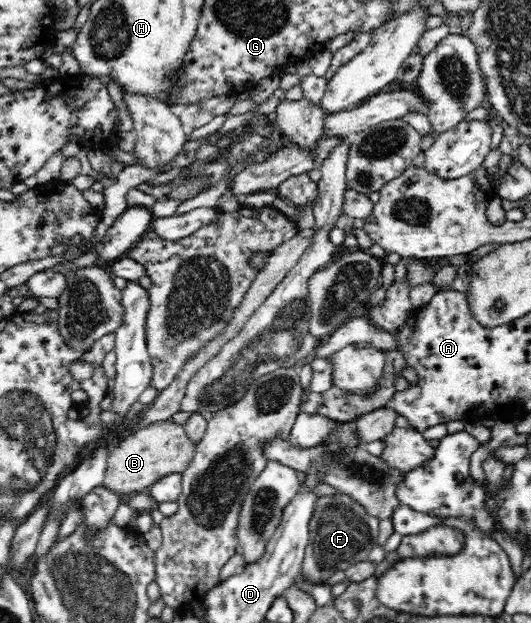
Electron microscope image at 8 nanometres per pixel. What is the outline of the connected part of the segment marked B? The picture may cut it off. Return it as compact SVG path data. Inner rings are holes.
M169 419L140 425L121 436L111 449L100 488L112 492L118 499L147 492L154 482L168 473L183 472L194 455L194 444L186 438L184 427Z

